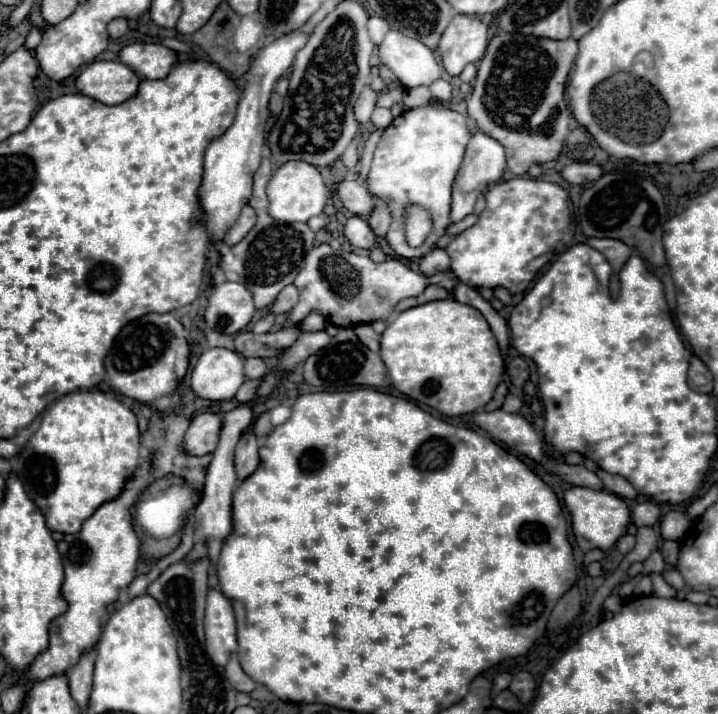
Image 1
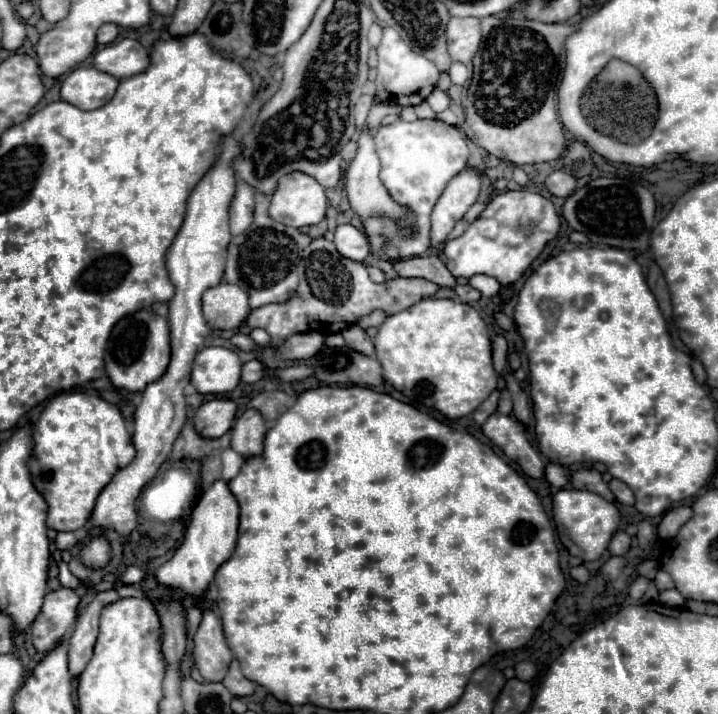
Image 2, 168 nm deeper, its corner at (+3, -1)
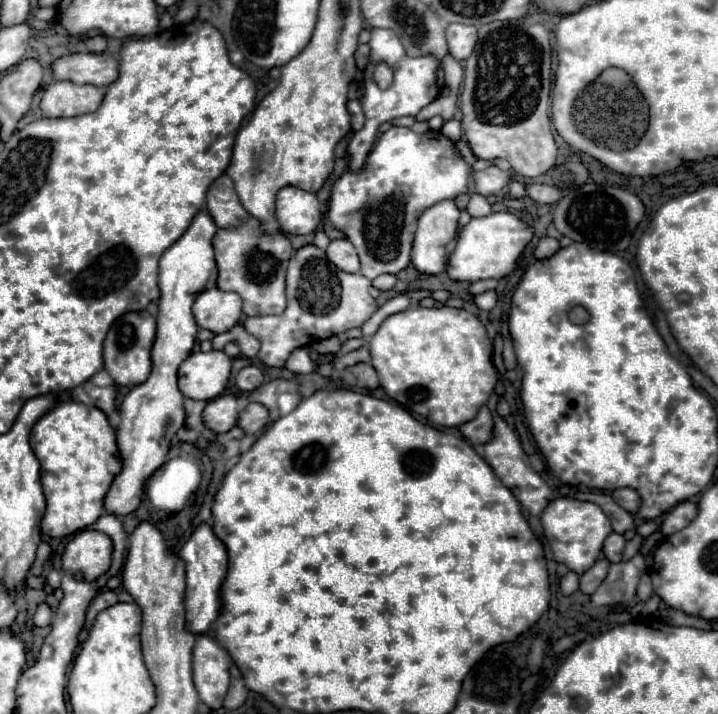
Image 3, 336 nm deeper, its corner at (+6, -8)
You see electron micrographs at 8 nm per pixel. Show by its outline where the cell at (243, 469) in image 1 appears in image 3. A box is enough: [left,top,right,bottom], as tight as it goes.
[239,403,269,433]

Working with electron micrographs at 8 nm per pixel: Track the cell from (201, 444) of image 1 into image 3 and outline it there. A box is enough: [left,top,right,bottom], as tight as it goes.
[203,395,239,433]

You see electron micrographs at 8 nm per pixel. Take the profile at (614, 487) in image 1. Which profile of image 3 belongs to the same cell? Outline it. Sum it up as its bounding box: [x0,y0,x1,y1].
[613,489,641,513]

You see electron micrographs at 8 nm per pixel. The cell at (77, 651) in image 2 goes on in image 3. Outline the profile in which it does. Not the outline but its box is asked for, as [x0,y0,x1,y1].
[79,589,117,641]

